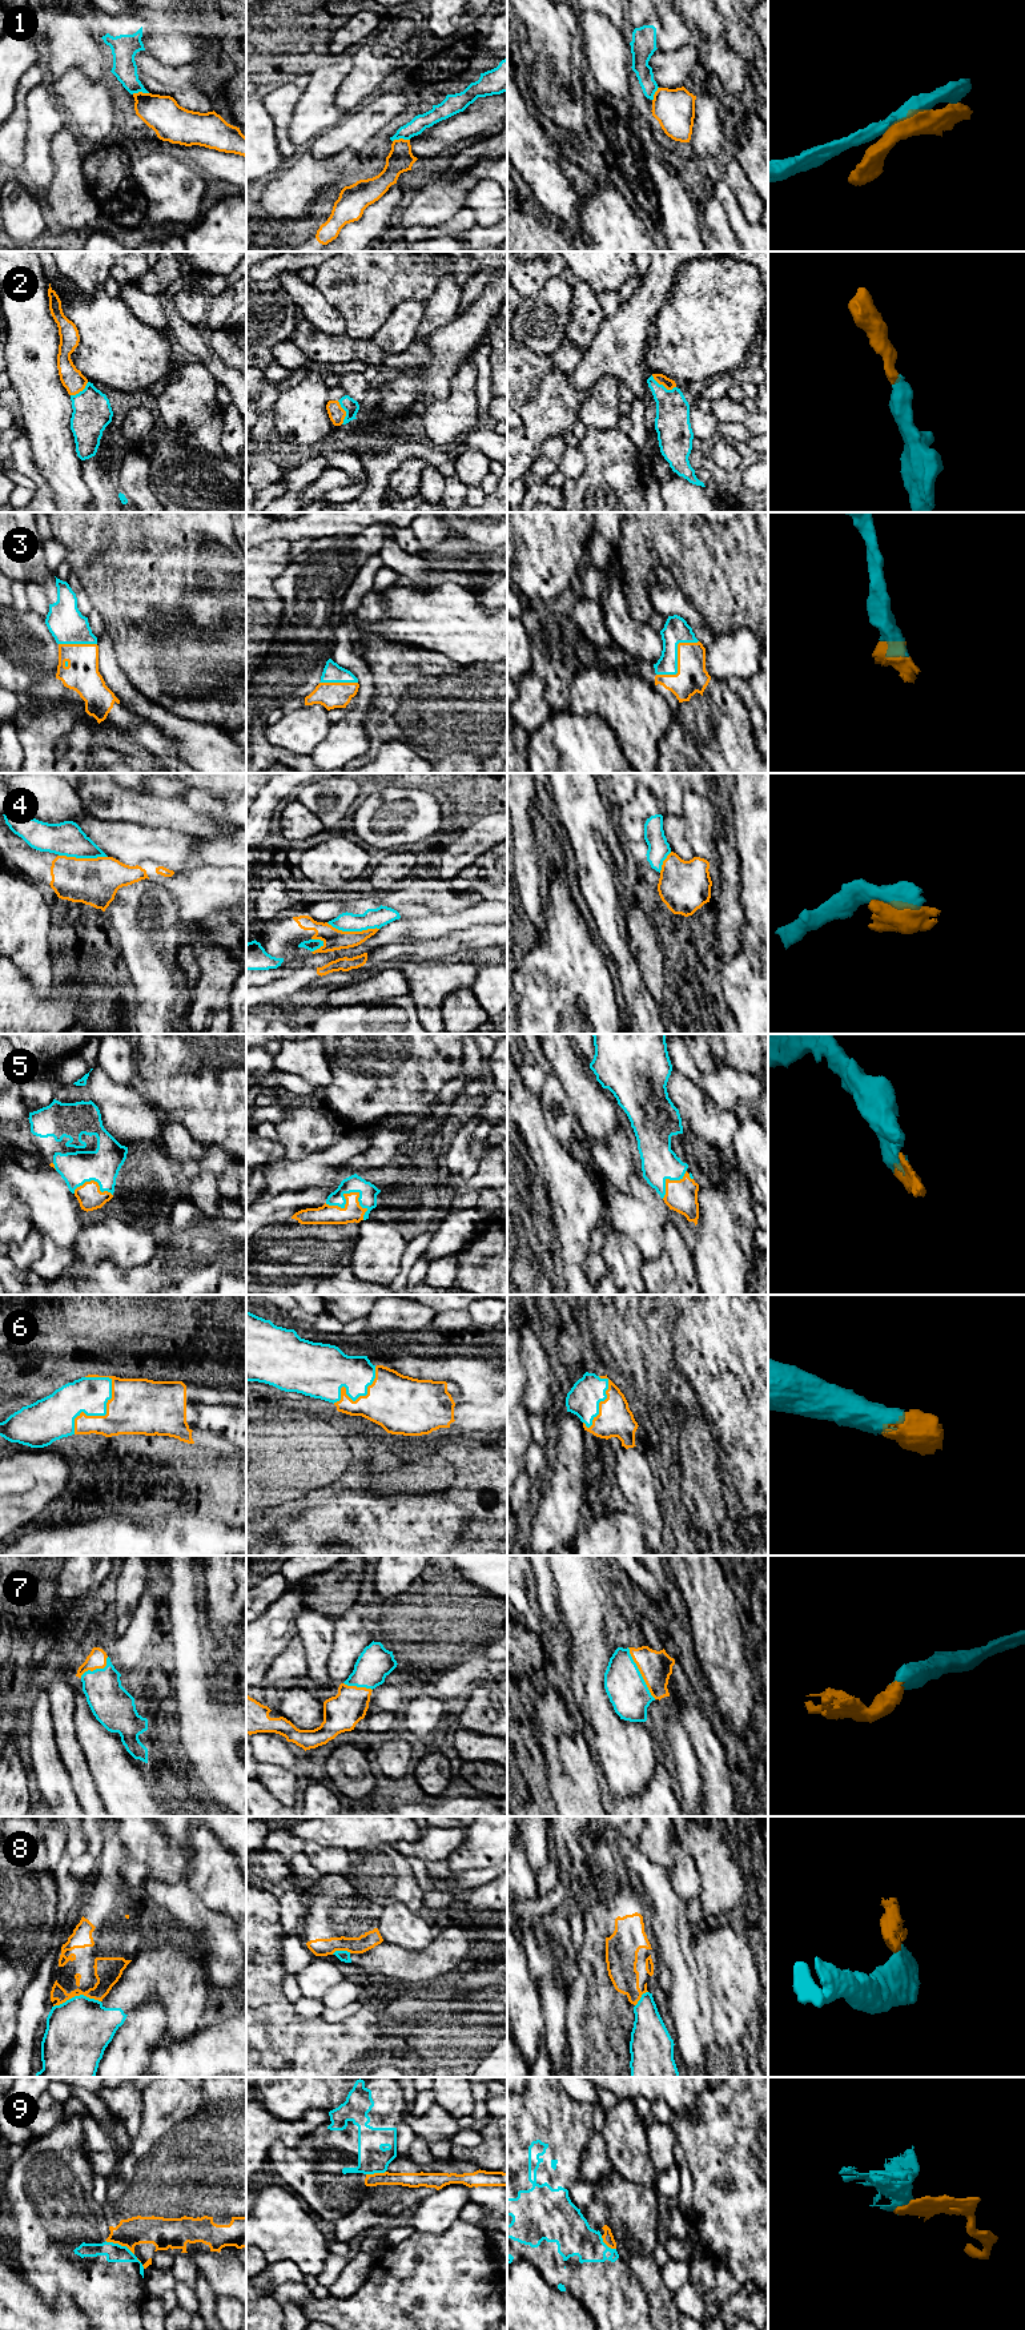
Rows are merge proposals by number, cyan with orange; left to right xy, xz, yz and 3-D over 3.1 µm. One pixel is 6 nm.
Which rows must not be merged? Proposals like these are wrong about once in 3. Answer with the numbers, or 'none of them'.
1, 4, 8, 9

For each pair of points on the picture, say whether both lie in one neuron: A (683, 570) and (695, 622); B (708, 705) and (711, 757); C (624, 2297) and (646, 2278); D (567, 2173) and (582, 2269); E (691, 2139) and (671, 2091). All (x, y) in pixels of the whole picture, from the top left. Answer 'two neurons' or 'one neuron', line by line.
A: two neurons
B: one neuron
C: two neurons
D: one neuron
E: two neurons

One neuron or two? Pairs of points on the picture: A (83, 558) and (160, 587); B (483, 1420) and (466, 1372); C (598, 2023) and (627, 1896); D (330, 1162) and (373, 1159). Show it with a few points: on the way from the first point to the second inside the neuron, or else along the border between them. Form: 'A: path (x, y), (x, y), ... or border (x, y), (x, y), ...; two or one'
A: path (104, 556), (111, 550), (133, 550), (148, 566); one
B: border (490, 1393), (493, 1395); two
C: path (607, 1991), (630, 1928); one
D: border (369, 1138), (369, 1145), (361, 1153), (322, 1179); two

